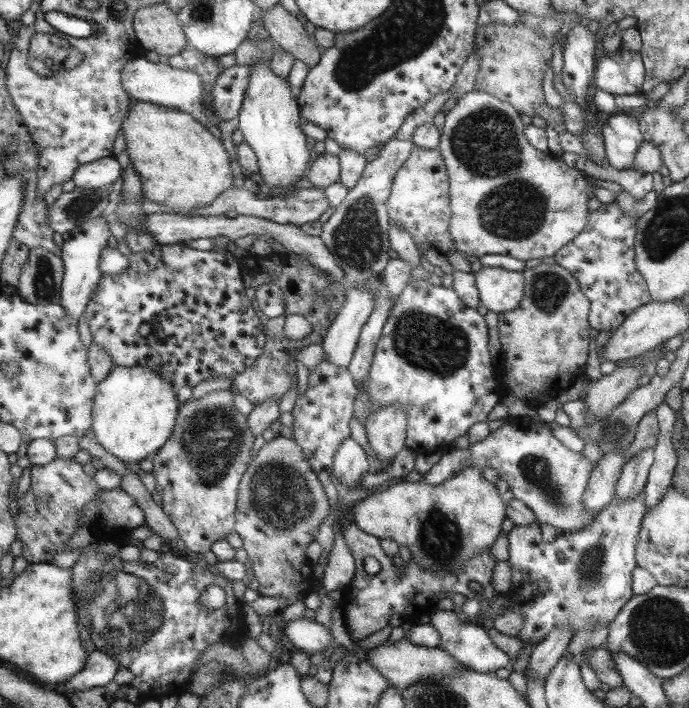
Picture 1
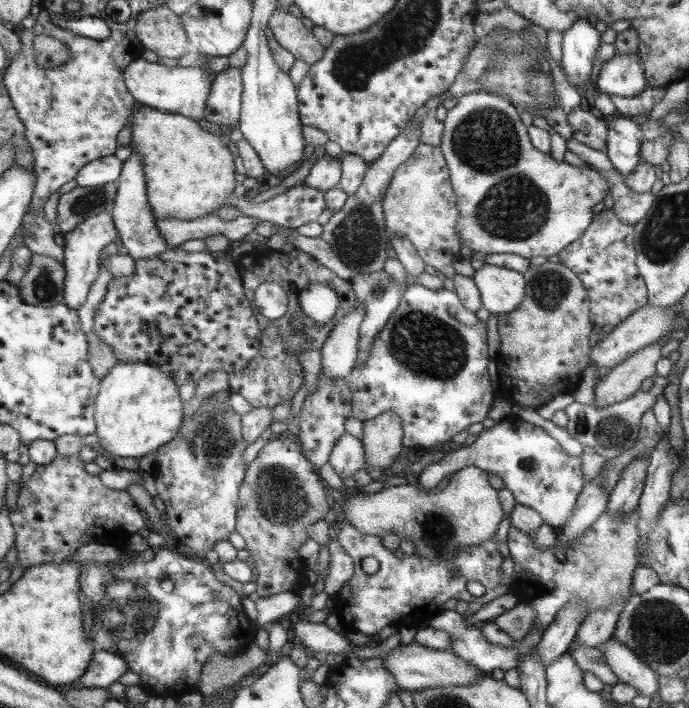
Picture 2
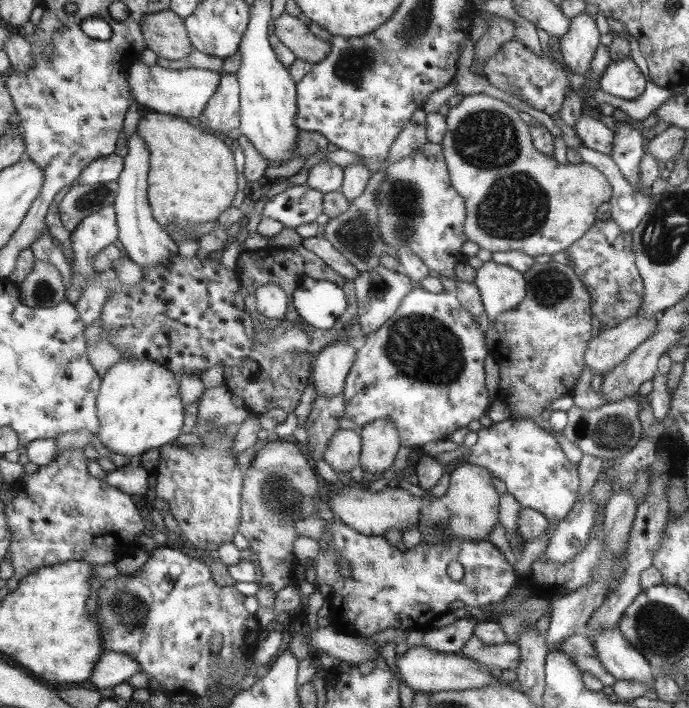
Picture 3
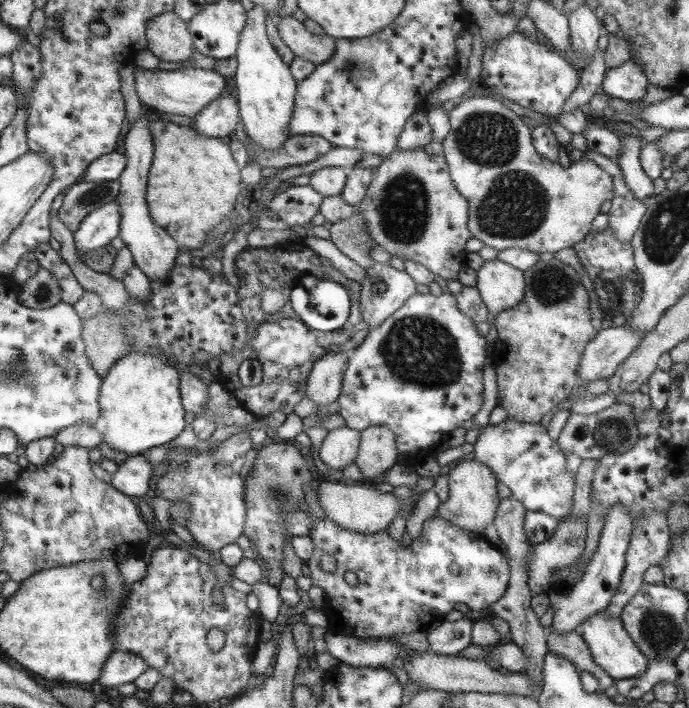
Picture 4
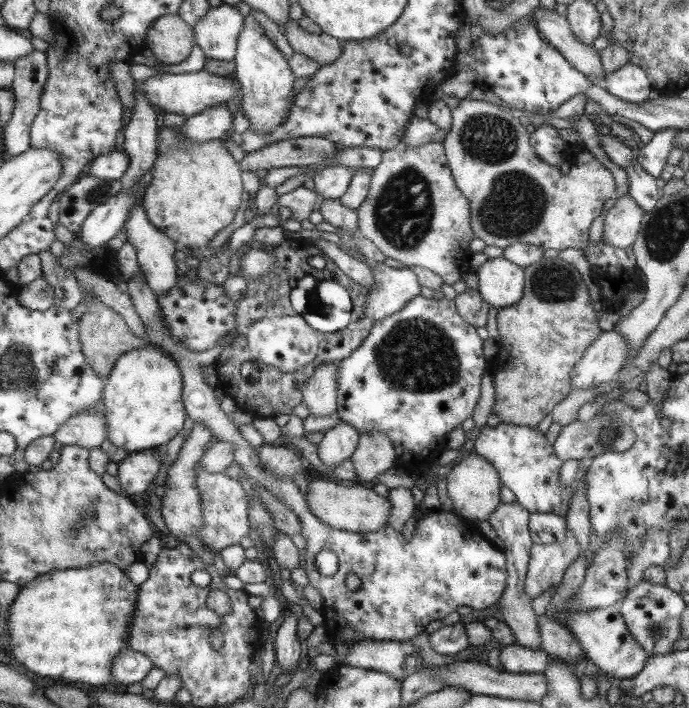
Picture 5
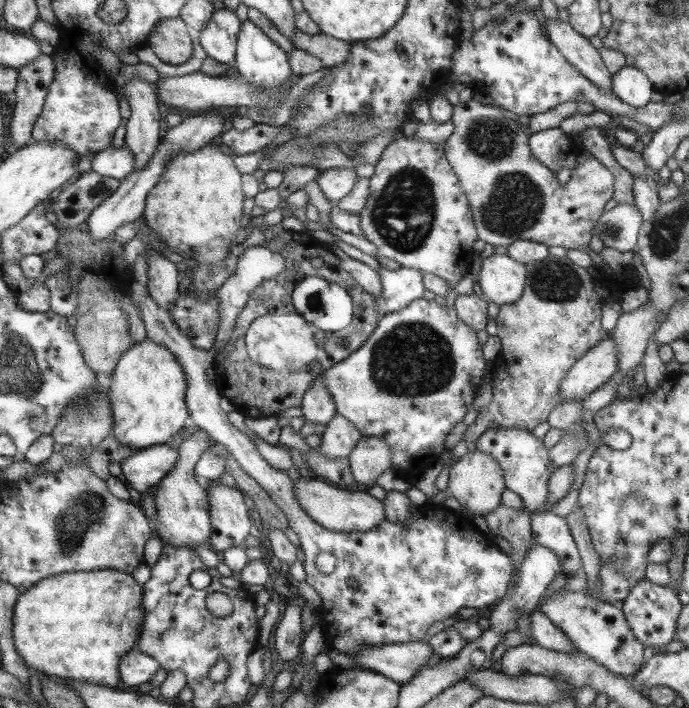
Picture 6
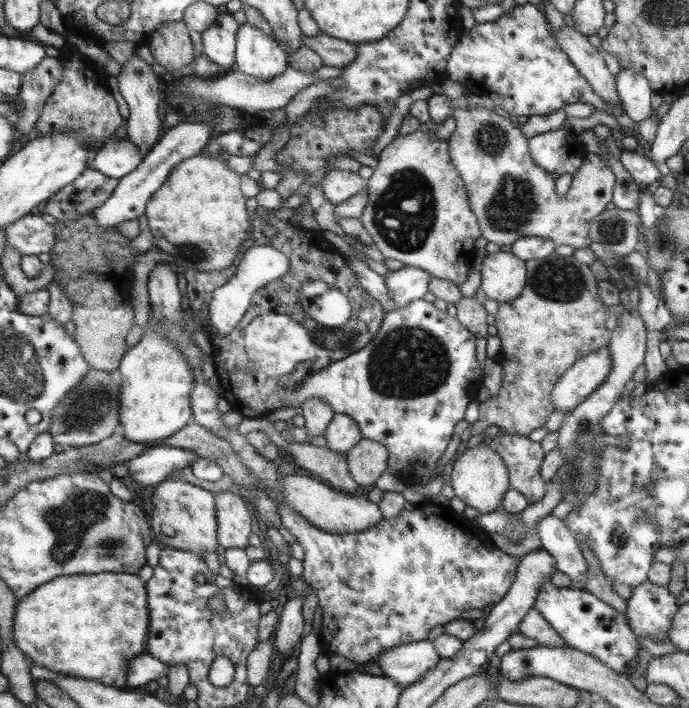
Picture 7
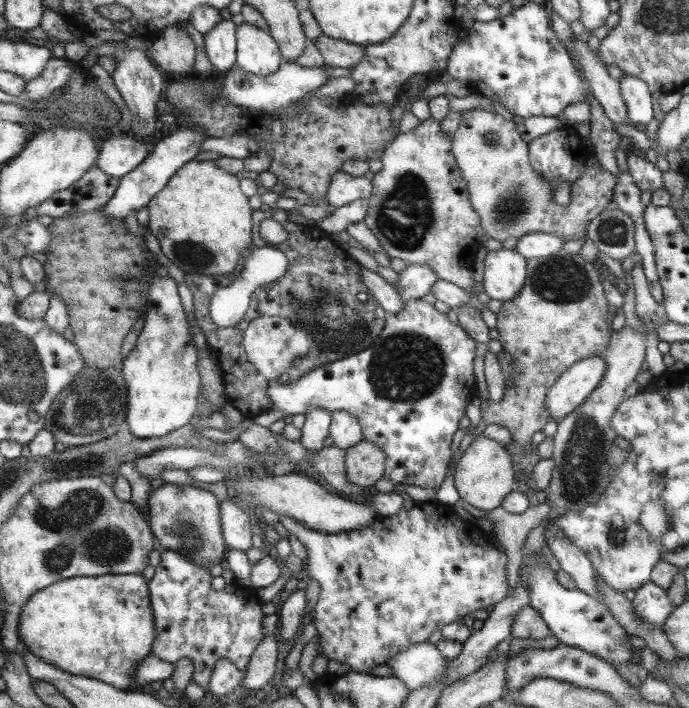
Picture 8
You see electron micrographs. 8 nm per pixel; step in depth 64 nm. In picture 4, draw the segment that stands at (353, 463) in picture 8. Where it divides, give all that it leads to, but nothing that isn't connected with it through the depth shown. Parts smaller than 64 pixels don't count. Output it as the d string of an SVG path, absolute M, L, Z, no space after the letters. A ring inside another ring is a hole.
M385 425L364 428L360 432L360 449L357 452L355 466L364 479L378 479L397 458L396 436Z

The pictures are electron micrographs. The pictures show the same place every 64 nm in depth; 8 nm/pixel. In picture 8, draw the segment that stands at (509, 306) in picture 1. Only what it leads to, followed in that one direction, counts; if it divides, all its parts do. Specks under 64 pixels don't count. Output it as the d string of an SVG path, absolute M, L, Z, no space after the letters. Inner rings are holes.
M503 247L489 251L484 257L482 292L491 300L515 299L524 286L525 257Z

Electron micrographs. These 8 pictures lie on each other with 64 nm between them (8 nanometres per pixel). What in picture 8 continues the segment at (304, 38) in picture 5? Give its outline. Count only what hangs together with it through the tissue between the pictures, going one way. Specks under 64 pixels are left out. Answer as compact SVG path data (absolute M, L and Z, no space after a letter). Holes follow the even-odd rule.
M323 34L311 40L322 56L324 66L333 68L353 68L364 58L364 47L349 41L334 39Z

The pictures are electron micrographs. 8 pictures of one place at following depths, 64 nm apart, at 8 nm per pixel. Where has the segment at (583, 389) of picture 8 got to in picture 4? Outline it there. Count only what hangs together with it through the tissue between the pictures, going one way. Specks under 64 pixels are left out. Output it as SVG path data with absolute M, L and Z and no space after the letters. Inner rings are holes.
M625 323L601 330L581 356L578 371L581 384L611 379L620 364L639 345L642 336L635 330L631 332L631 327L625 326Z

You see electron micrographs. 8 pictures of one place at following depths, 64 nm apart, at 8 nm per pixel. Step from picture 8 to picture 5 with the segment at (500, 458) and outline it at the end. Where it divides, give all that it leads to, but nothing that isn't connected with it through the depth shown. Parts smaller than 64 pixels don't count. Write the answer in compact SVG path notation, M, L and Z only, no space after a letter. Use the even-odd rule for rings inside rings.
M471 452L450 470L445 470L446 490L451 499L451 512L466 520L470 525L476 526L475 522L488 520L489 515L499 506L500 502L500 477L493 464L485 461L483 457Z

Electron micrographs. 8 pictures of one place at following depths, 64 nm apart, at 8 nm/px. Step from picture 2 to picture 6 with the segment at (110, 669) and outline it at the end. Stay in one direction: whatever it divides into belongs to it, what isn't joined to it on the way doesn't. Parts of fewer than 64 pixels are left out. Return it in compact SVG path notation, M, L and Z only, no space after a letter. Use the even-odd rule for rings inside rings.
M137 649L127 652L119 660L120 680L124 685L133 688L147 682L157 669L159 669L157 662Z

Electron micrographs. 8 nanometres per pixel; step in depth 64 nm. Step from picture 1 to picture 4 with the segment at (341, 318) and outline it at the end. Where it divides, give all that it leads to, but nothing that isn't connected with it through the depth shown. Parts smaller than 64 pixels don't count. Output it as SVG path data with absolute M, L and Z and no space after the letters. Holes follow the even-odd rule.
M351 351L333 352L317 359L311 368L305 386L305 397L313 401L316 408L332 403L341 391L341 380Z

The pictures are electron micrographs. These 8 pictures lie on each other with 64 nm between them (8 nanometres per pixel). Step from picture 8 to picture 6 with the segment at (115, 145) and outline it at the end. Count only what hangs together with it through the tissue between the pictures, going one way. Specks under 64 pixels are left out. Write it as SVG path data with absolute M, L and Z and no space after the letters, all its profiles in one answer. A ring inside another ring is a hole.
M124 145L120 149L106 148L93 155L90 165L91 172L121 181L132 171L133 157Z

